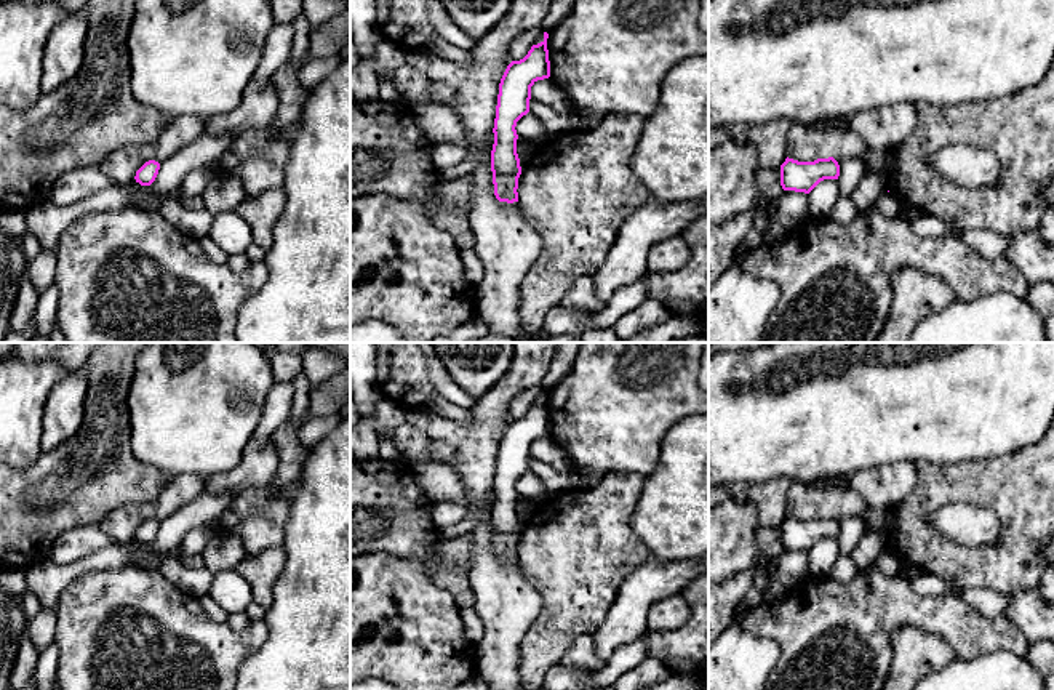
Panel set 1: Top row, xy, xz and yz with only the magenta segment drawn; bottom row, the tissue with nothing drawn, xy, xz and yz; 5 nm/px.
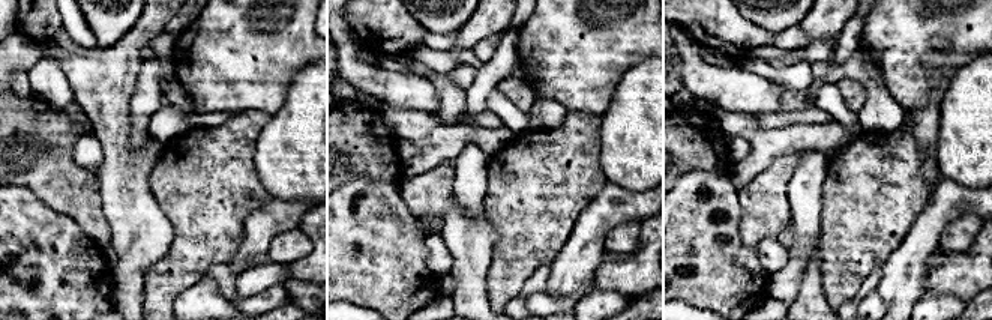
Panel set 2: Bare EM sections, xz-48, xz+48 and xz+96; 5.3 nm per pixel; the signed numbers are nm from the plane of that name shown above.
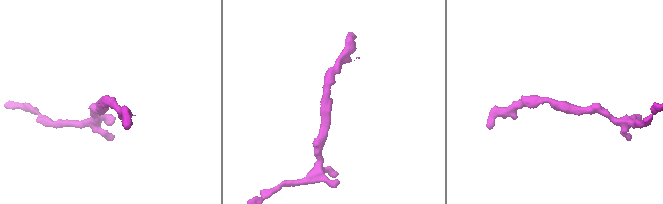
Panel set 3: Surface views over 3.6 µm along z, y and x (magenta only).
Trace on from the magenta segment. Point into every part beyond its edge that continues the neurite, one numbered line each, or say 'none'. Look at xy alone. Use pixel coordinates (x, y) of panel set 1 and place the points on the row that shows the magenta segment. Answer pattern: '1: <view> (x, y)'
none

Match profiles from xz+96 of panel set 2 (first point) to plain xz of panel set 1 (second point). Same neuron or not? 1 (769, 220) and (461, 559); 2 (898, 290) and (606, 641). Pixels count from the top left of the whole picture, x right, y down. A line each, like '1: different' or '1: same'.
1: same
2: same

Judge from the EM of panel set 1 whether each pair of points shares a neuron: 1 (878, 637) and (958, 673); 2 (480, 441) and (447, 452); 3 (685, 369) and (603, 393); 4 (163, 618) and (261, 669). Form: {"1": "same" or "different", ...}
{"1": "different", "2": "different", "3": "same", "4": "different"}

